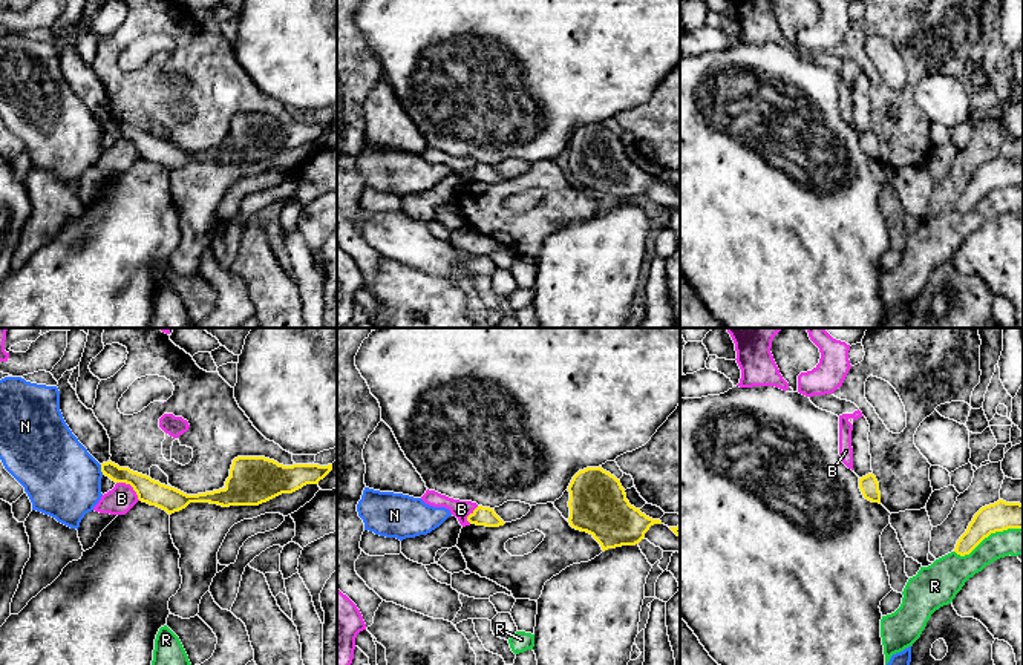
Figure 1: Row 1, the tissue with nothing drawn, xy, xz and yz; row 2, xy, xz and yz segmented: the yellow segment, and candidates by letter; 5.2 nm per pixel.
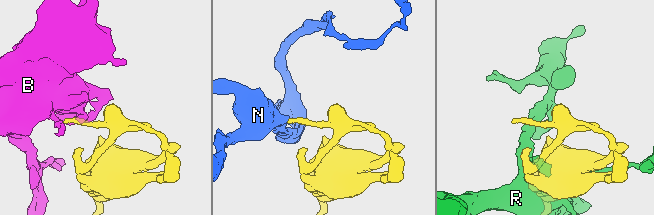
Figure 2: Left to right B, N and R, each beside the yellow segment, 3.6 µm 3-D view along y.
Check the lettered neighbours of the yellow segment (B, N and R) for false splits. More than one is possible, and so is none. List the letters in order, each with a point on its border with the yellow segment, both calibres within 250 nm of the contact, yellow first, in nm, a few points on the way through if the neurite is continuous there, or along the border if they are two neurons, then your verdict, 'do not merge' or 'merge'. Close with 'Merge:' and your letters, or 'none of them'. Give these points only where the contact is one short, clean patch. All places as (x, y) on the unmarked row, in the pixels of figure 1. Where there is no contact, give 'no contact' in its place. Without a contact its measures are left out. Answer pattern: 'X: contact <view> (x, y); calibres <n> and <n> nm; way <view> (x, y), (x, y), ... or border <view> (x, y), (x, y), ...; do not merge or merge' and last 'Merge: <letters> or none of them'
B: contact xy (130, 141); calibres 130 and 150 nm; border xy (117, 138), (127, 140), (140, 157); do not merge
N: contact xy (101, 126); calibres 110 and 400 nm; border xy (100, 121), (103, 131); do not merge
R: contact yz (988, 192); calibres 150 and 160 nm; do not merge
Merge: none of them

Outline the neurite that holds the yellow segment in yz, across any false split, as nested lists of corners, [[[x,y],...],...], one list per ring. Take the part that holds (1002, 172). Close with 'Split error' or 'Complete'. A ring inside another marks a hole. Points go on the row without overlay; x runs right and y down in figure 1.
[[[998,156],[982,164],[960,193],[954,208],[960,213],[969,211],[991,190],[1008,185],[1023,187],[1023,161]]]. Complete

